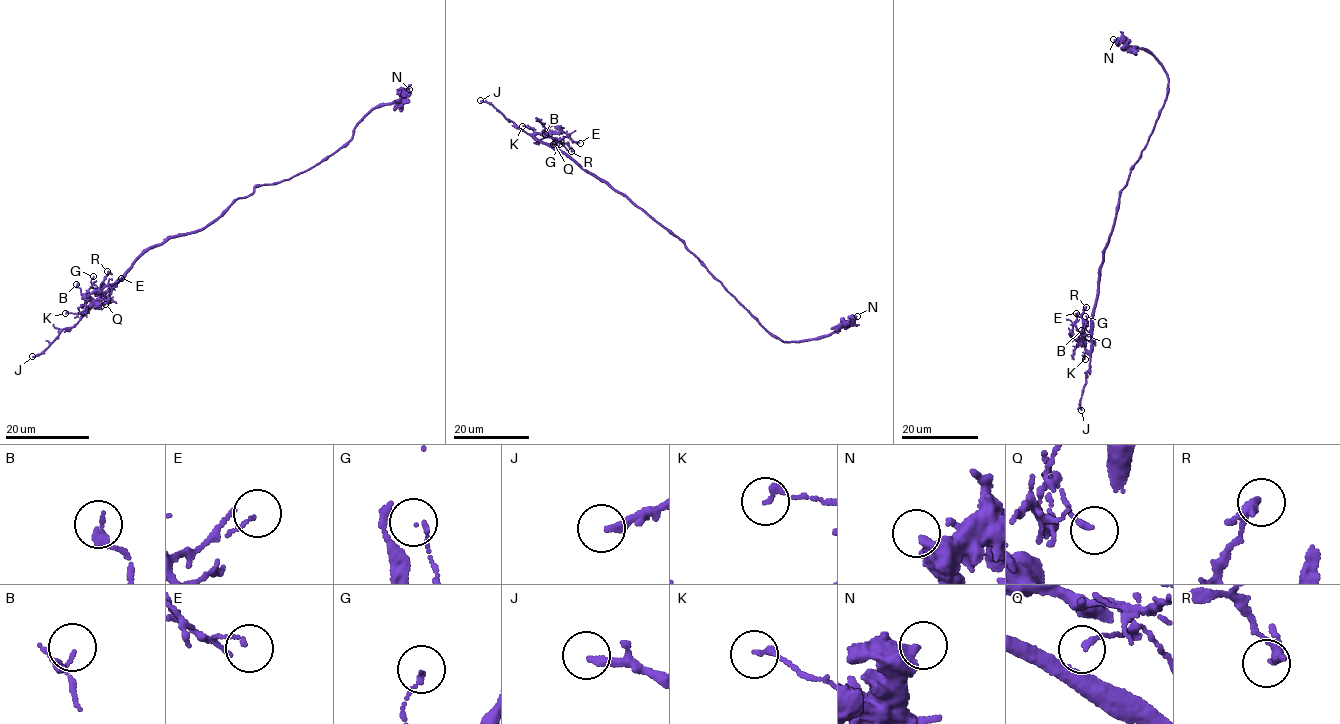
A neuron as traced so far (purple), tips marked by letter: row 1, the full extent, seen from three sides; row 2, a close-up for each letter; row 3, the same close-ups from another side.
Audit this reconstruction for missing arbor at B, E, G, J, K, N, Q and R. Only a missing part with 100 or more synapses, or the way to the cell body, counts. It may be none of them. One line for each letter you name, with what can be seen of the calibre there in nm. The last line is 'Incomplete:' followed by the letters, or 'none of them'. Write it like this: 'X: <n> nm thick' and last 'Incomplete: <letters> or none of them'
J: 240 nm thick
Incomplete: J

